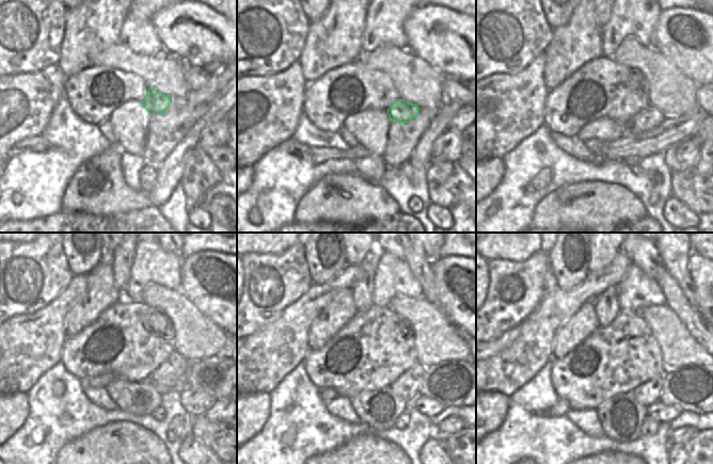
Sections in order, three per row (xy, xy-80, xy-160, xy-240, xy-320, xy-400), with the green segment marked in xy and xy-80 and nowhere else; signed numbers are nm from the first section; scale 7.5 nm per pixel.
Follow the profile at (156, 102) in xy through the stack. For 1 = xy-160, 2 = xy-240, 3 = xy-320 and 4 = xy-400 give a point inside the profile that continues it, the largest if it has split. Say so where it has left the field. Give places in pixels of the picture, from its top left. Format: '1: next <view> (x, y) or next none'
1: next xy-160 (648, 118)
2: next xy-240 (171, 374)
3: next xy-320 (407, 385)
4: next xy-400 (649, 393)

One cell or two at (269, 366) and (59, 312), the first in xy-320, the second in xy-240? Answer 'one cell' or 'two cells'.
one cell

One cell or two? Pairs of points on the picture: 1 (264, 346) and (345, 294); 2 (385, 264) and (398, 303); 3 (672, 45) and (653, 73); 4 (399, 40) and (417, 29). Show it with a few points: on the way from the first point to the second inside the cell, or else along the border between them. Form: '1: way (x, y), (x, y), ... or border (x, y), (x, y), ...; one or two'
1: border (341, 290), (313, 320), (310, 330); two
2: border (422, 297), (395, 296), (386, 305); two
3: border (652, 47), (670, 60), (683, 73); two
4: border (412, 12), (402, 24), (402, 31), (410, 50); two

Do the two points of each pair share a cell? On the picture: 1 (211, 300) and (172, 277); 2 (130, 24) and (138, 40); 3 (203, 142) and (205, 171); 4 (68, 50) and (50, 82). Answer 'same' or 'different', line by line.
1: different
2: same
3: different
4: different

